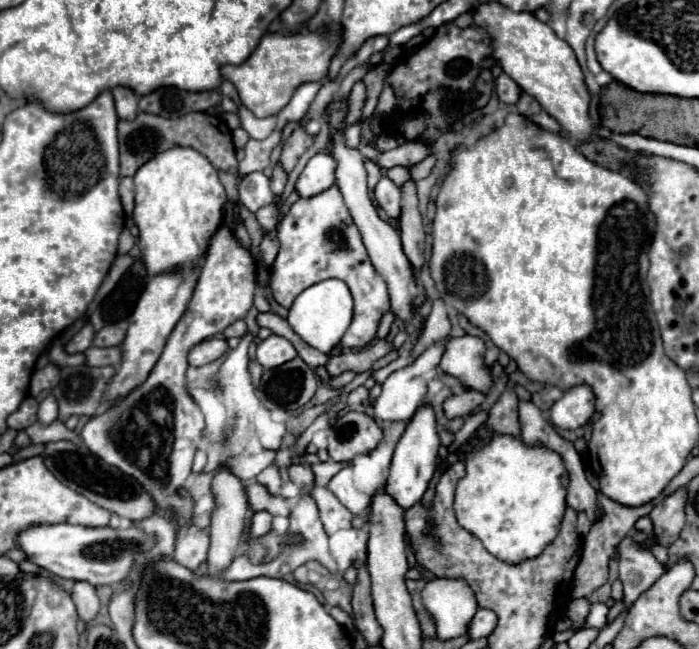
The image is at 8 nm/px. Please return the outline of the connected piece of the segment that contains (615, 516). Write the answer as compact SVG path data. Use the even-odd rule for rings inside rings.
M600 494L600 504L604 508L604 516L592 524L592 530L588 532L588 536L584 538L584 546L582 546L582 558L578 562L578 568L574 572L574 580L572 580L572 596L574 598L582 598L582 596L590 596L596 588L600 588L606 580L608 580L608 560L614 556L616 552L616 546L618 542L634 528L636 520L642 518L642 516L648 516L652 506L656 504L658 500L650 502L650 504L644 504L644 506L638 506L638 508L628 508L628 506L622 506L606 496Z

